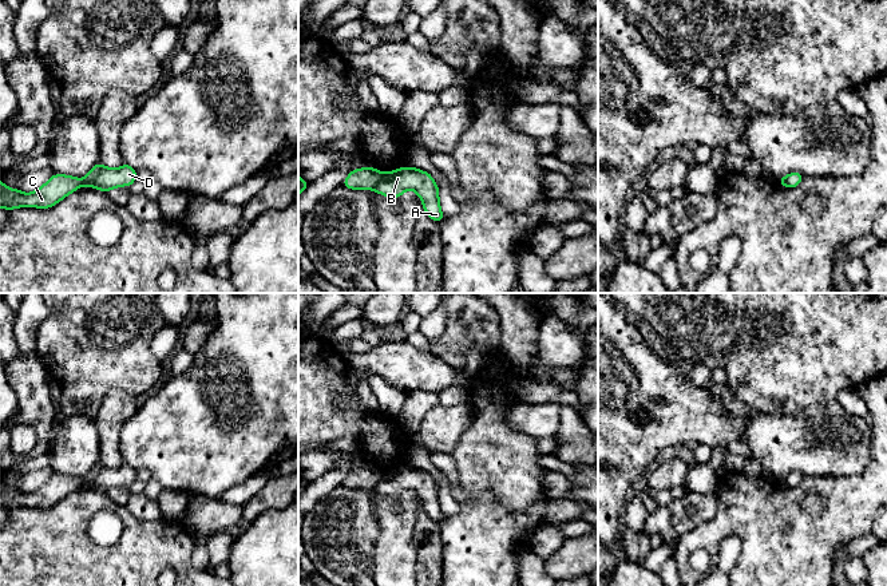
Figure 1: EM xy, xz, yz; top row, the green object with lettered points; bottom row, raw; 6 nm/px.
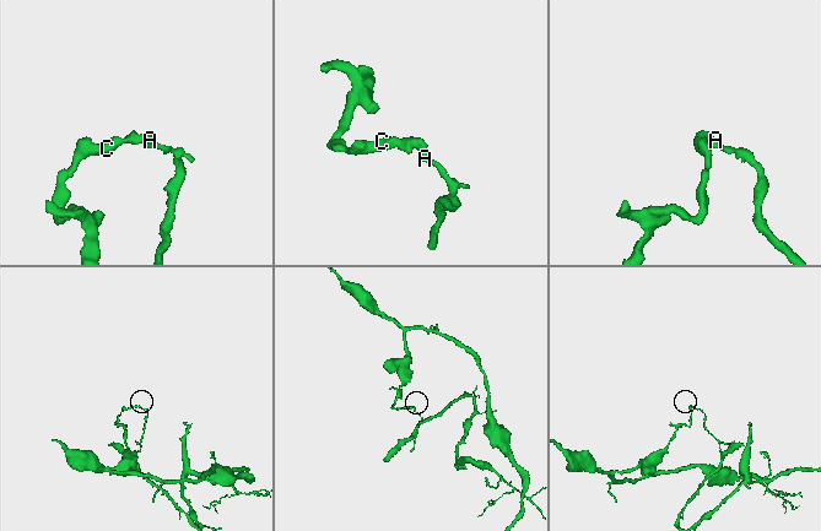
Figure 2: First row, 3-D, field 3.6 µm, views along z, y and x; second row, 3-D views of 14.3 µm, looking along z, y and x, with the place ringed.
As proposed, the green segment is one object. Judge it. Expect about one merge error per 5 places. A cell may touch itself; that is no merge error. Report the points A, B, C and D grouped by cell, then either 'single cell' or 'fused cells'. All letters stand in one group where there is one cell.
A B D / C; fused cells

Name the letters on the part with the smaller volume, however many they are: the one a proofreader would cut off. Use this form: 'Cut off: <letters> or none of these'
Cut off: A, B, D

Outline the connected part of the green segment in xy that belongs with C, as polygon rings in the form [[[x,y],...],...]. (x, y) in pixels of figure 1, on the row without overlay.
[[[54,474],[37,490],[25,494],[19,488],[9,488],[0,480],[0,507],[12,510],[17,507],[48,508],[83,486],[83,479],[64,474]]]

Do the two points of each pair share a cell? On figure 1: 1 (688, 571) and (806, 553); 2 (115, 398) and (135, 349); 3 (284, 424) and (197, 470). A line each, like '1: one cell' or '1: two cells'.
1: one cell
2: two cells
3: one cell

